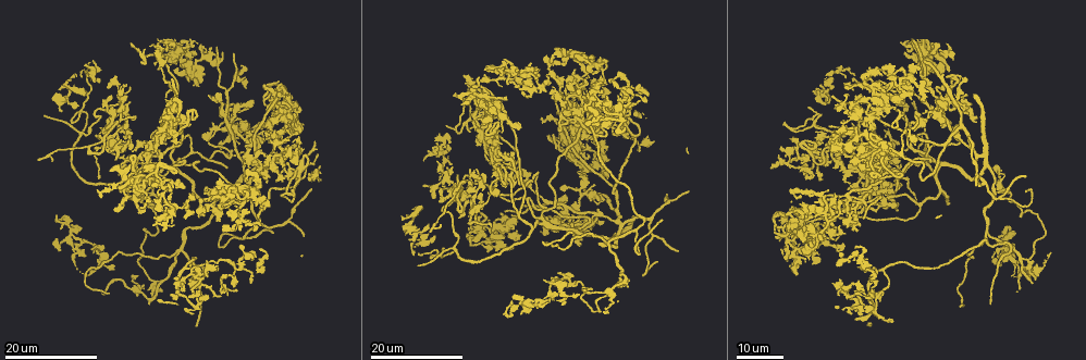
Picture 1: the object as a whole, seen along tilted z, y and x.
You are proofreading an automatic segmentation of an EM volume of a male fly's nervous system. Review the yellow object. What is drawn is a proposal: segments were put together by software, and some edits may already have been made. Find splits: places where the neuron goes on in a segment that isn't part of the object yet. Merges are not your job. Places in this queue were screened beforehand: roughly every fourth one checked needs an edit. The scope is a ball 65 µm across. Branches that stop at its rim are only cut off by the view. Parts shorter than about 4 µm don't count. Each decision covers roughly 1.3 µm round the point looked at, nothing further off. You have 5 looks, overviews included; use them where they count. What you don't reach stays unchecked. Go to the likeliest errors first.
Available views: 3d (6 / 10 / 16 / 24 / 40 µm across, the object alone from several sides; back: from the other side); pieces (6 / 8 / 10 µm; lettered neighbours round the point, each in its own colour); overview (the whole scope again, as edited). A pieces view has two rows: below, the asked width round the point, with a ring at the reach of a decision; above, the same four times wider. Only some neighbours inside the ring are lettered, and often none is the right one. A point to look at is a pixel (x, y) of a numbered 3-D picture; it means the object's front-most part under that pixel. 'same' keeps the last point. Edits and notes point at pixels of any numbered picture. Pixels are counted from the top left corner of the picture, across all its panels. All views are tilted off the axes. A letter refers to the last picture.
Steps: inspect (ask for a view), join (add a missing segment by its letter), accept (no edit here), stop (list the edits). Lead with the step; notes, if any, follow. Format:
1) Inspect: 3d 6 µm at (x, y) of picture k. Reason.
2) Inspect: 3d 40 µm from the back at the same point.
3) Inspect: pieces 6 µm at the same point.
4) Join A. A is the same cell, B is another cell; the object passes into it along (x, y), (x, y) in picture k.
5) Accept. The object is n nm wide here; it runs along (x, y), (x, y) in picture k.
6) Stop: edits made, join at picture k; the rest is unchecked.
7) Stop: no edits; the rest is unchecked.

Inspect: 3d 16 µm at (1024, 193) of picture 1. Long arm stops here.

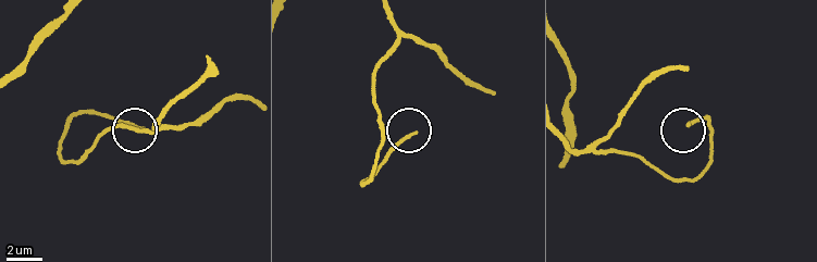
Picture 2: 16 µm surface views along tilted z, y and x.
Inspect: pieces 6 µm at (413, 135) of picture 2.

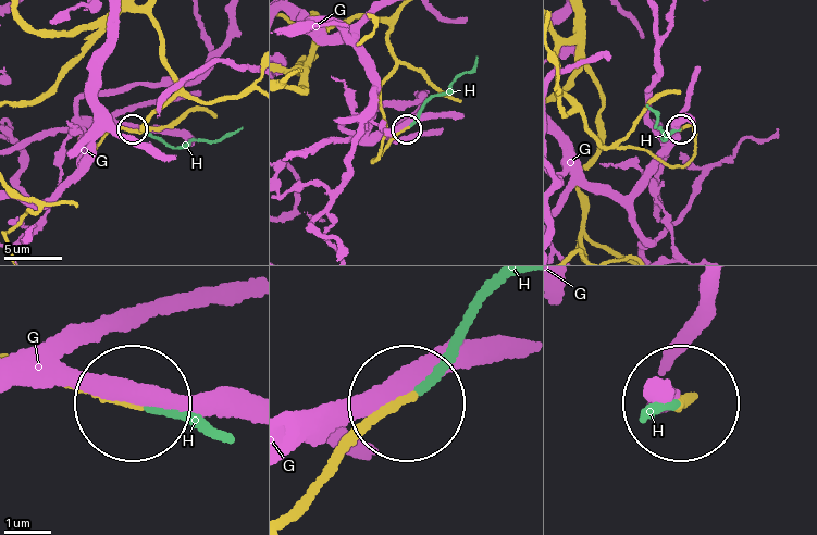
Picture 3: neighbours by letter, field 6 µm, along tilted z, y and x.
Join H. H is the same cell, G is another cell; it goes on there.

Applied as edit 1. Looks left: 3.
Inspect: 3d 24 µm at (470, 131) of picture 1. An open end.

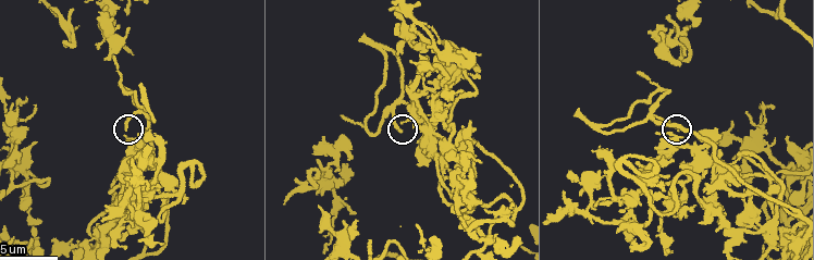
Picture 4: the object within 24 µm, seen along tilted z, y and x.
Inspect: pieces 6 µm at (124, 128) of picture 4.

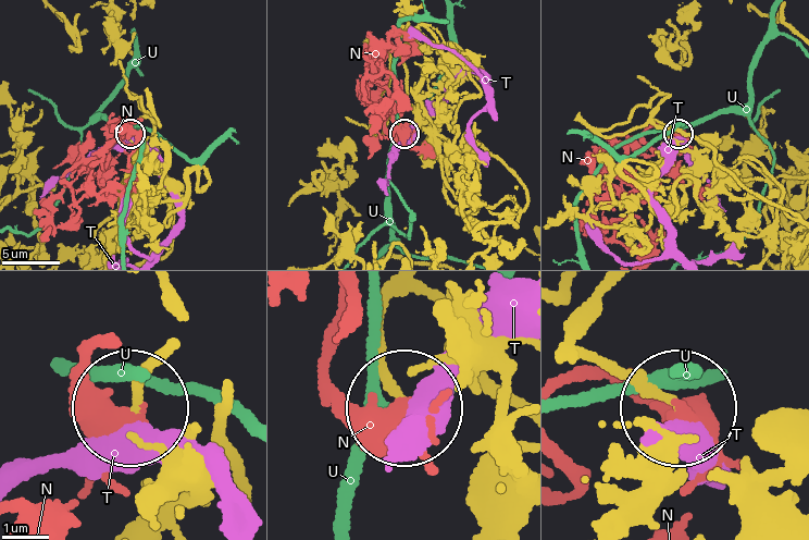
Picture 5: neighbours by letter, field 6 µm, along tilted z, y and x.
Join N. The object is 180 nm wide here; N is the same cell, T and U are other cells; the object passes into it along (576, 360), (600, 357), (675, 413), (611, 379), (564, 379) in picture 5; it goes on there.

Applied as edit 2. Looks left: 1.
Stop: edits made, join at picture 3, join at picture 5; the rest is unchecked.

